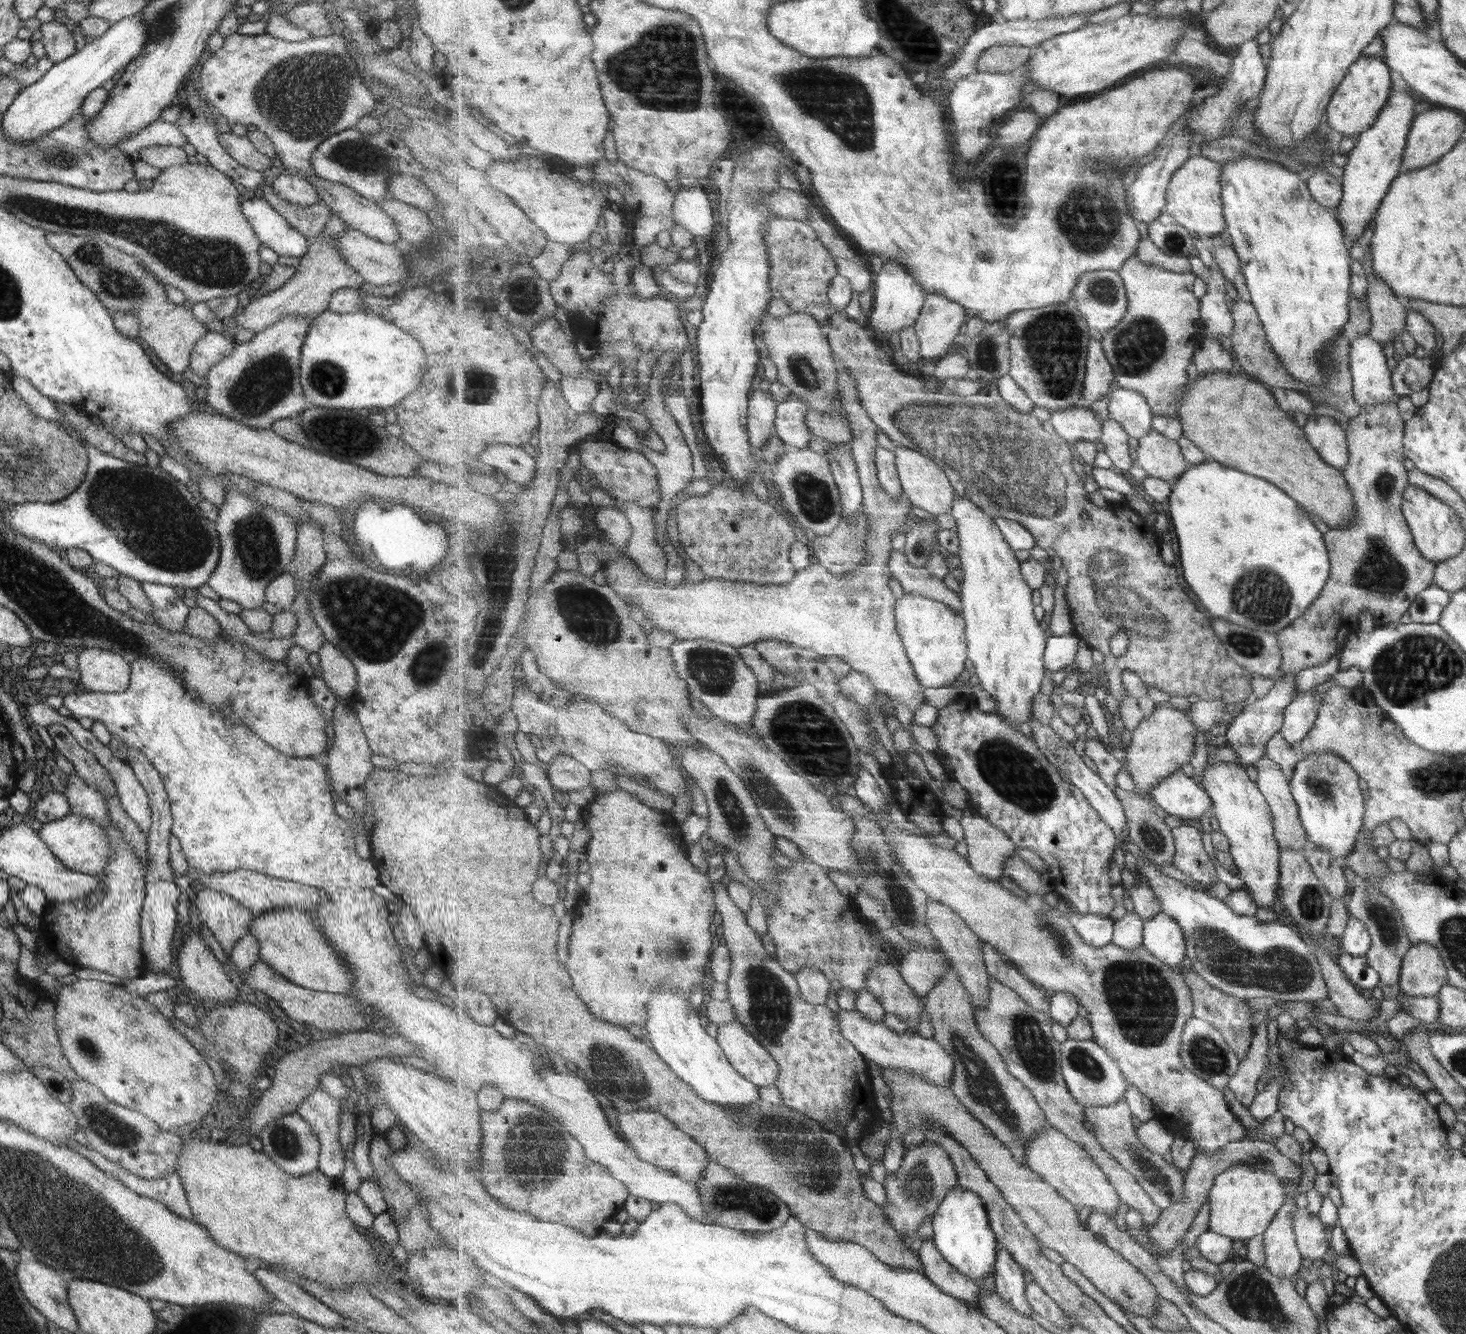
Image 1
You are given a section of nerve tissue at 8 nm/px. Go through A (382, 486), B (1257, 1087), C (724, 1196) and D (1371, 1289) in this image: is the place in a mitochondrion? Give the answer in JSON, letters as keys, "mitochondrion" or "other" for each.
{"A":"other","B":"other","C":"mitochondrion","D":"other"}

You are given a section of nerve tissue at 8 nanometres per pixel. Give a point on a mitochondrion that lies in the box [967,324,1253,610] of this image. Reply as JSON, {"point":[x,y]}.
{"point":[988,351]}

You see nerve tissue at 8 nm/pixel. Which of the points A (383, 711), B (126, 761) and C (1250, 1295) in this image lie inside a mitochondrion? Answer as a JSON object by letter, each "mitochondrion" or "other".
{"A":"other","B":"other","C":"mitochondrion"}

